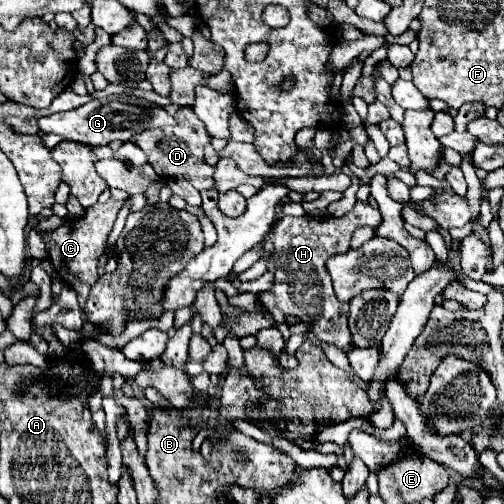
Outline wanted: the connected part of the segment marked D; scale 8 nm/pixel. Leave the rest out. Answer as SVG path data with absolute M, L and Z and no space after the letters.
M190 105L180 107L174 113L174 119L176 119L176 125L172 127L170 135L166 135L166 131L162 131L162 129L146 129L142 133L136 133L132 137L132 143L136 143L148 155L148 163L154 167L154 171L160 177L166 177L166 179L184 177L198 191L212 189L214 187L212 175L214 175L216 167L208 165L204 161L204 147L210 145L210 141L212 141L210 133L204 129L204 123L196 117L196 113L192 111Z

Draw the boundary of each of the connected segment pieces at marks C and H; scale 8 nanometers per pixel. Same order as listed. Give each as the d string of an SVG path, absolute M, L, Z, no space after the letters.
M110 199L106 203L96 203L96 205L88 207L82 217L66 219L58 229L54 229L54 231L40 231L38 233L42 237L42 241L46 243L46 251L48 251L50 263L54 265L54 269L58 271L62 281L70 289L76 291L78 305L80 305L84 321L86 321L84 305L88 301L88 293L90 293L92 285L98 281L98 271L96 271L98 257L104 253L108 233L112 231L112 225L116 221L116 215L118 215L120 207L122 207L122 203L118 203L114 199Z
M356 203L352 213L344 217L326 217L324 221L304 217L284 217L272 227L272 241L264 241L262 257L274 263L268 263L268 271L274 273L274 285L270 291L256 293L260 305L266 311L280 309L284 315L296 315L304 323L318 323L318 339L324 343L332 343L340 349L348 349L350 345L350 329L348 329L348 303L340 303L334 295L332 281L328 277L326 261L336 253L346 253L350 249L350 239L356 227L370 225L378 227L382 223L382 215L378 209L370 205Z

